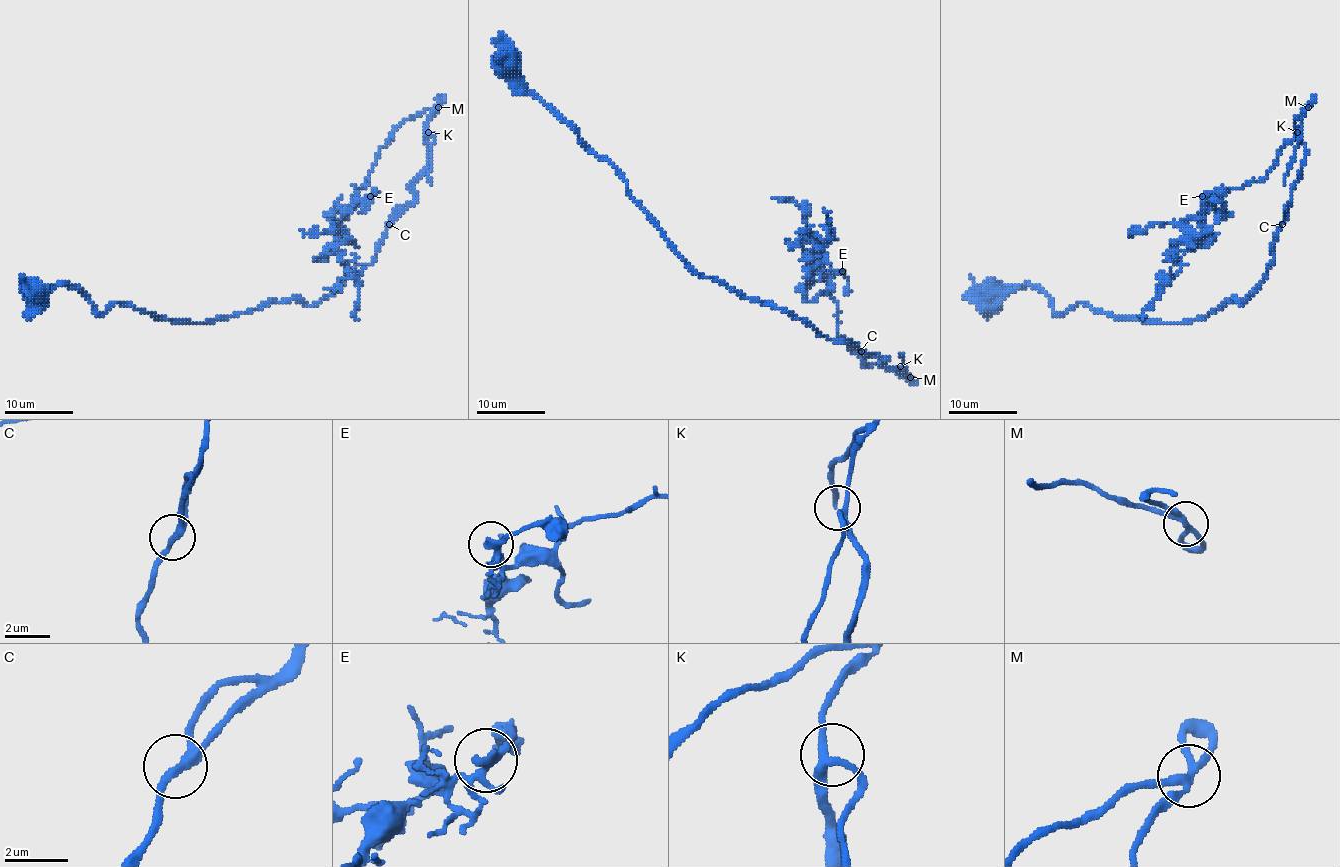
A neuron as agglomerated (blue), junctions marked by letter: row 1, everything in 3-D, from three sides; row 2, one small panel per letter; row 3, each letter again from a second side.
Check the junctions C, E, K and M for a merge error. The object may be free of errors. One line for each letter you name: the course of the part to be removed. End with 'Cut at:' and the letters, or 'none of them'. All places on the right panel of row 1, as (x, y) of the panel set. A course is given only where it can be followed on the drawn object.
Cut at: none of them

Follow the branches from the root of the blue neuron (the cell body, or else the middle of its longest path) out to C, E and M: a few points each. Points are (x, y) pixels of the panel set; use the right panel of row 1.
C: (992, 293), (1036, 286), (1057, 314), (1085, 303), (1192, 322), (1261, 284), (1282, 224)
E: (992, 293), (1161, 322), (1240, 305), (1273, 263), (1304, 110), (1264, 177), (1202, 196)
M: (992, 293), (1036, 286), (1057, 314), (1085, 303), (1161, 322), (1240, 305), (1273, 263), (1308, 106)

